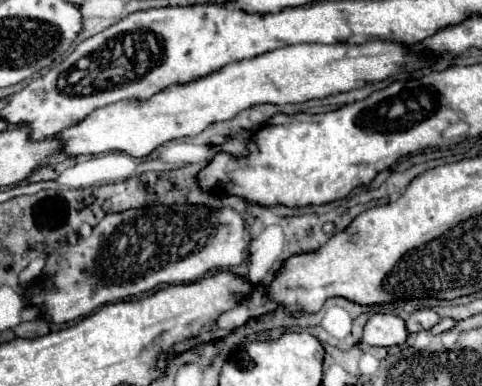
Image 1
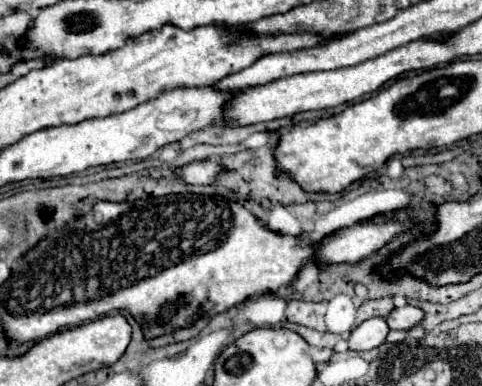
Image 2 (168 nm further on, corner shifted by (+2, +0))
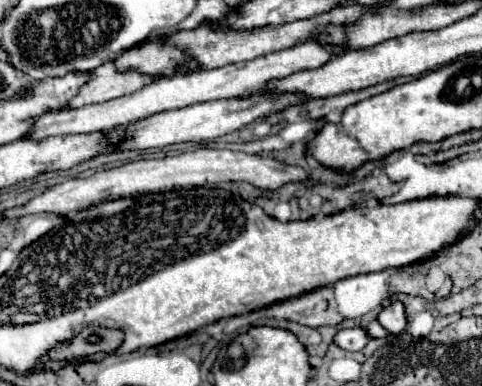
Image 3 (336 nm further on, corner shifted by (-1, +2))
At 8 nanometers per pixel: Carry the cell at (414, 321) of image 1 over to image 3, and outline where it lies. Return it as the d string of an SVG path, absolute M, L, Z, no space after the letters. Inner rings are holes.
M395 301L389 307L385 307L377 319L389 333L395 333L395 335L407 327L407 313L401 301Z

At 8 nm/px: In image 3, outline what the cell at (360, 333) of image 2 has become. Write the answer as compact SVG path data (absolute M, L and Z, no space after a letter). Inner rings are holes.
M355 327L355 329L343 329L335 335L335 343L345 349L345 351L361 351L367 343L369 343L369 335L363 327Z

